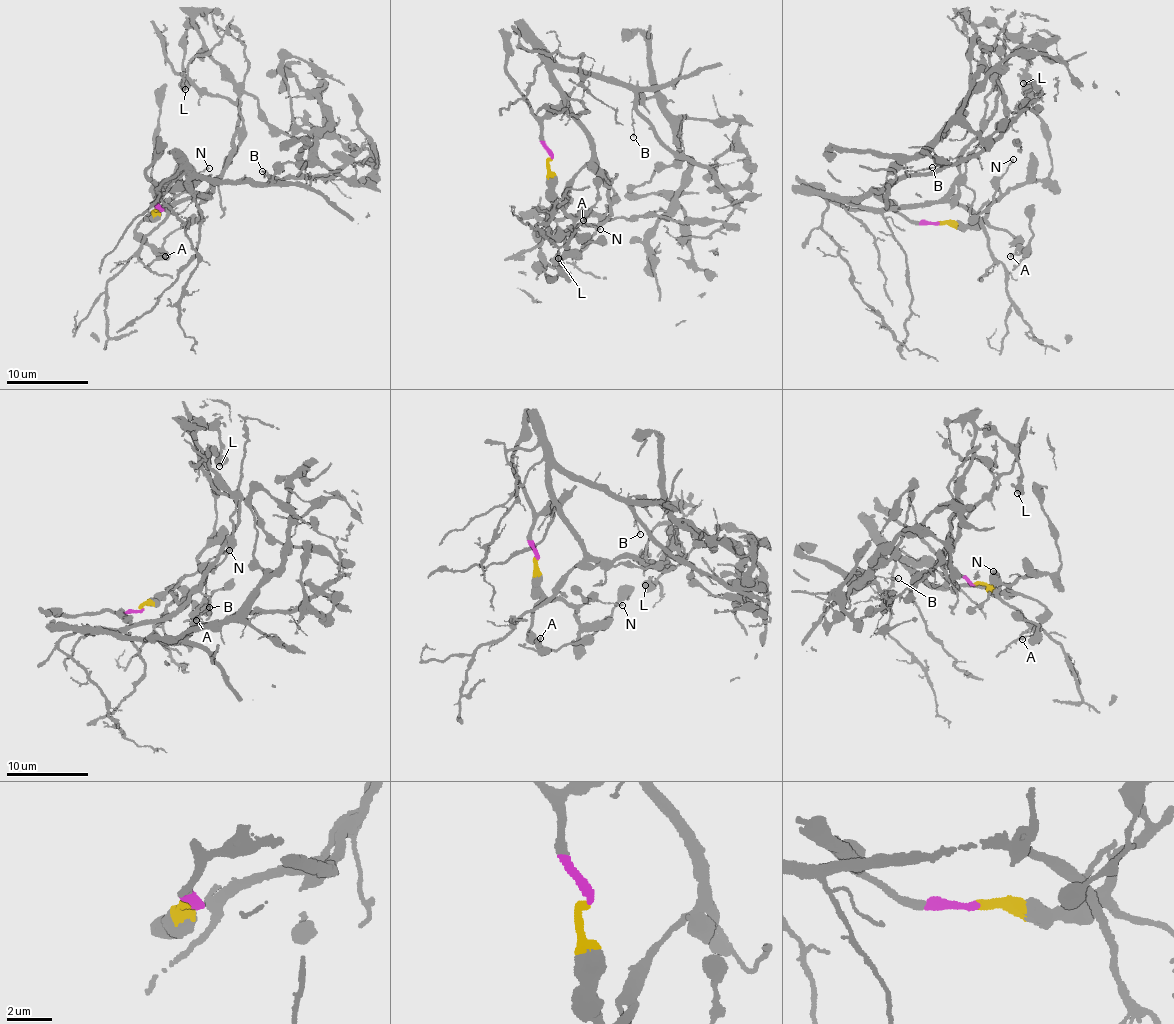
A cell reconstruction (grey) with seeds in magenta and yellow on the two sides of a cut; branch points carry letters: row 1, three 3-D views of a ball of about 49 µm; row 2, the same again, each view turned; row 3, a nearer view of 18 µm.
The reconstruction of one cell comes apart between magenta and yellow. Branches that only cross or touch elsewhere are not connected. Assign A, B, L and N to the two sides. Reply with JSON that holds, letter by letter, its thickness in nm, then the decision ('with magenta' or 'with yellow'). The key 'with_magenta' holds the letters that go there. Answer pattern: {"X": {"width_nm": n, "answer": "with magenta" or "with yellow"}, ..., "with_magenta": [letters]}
{"A": {"width_nm": 160, "answer": "with yellow"}, "B": {"width_nm": 110, "answer": "with magenta"}, "L": {"width_nm": 550, "answer": "with magenta"}, "N": {"width_nm": 160, "answer": "with yellow"}, "with_magenta": ["B", "L"]}

